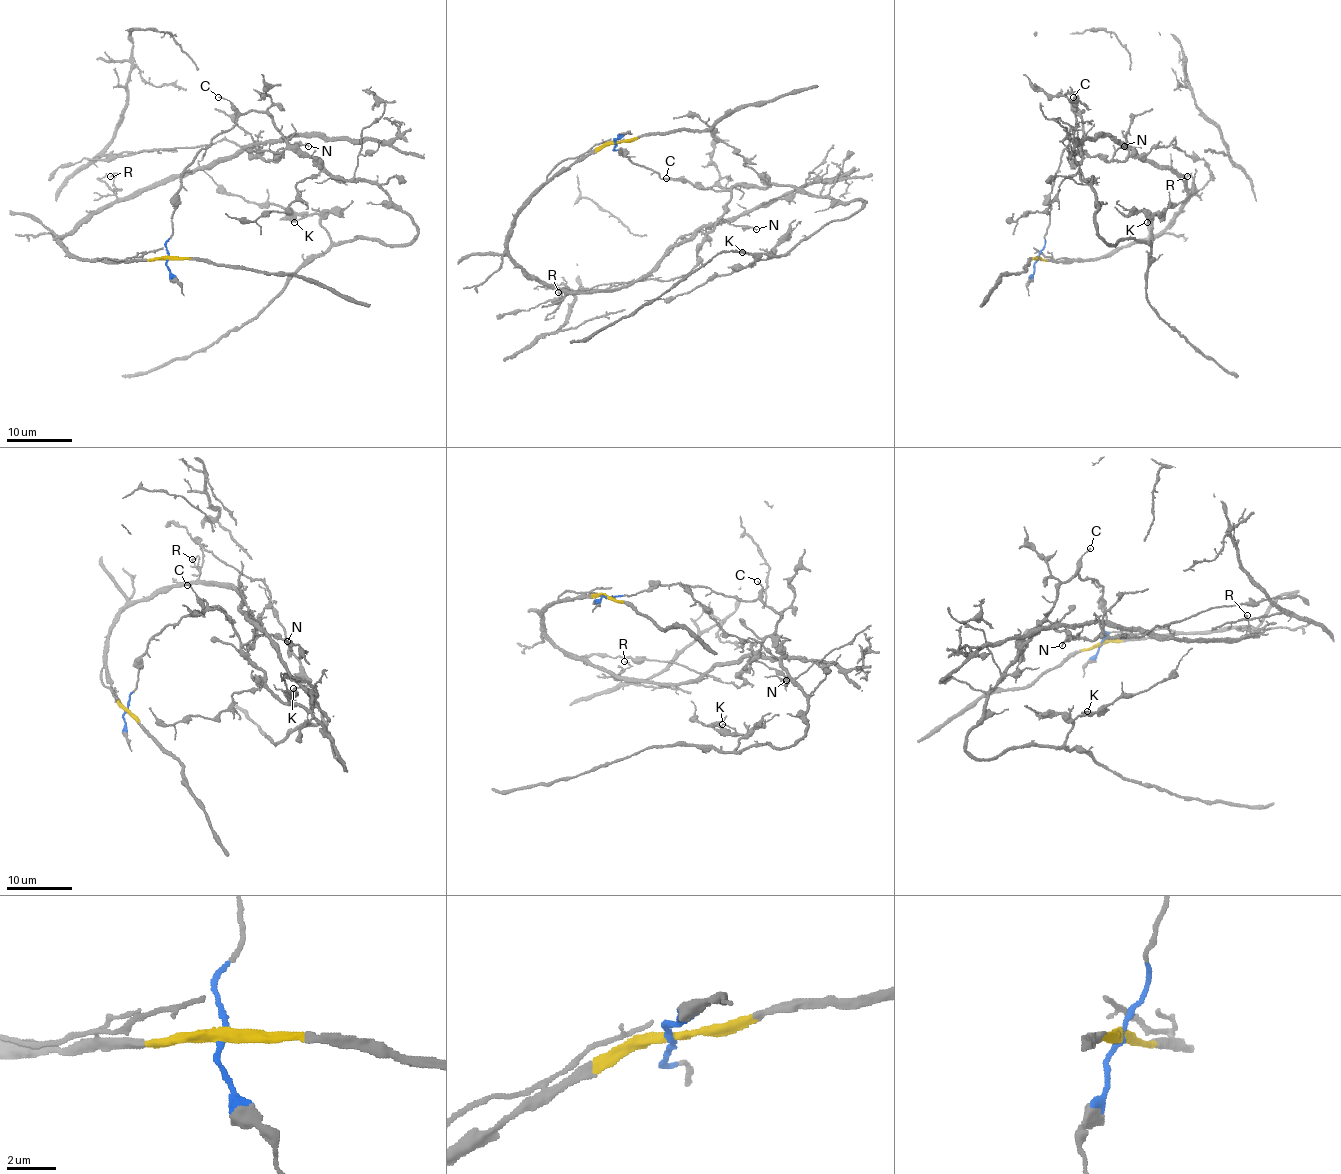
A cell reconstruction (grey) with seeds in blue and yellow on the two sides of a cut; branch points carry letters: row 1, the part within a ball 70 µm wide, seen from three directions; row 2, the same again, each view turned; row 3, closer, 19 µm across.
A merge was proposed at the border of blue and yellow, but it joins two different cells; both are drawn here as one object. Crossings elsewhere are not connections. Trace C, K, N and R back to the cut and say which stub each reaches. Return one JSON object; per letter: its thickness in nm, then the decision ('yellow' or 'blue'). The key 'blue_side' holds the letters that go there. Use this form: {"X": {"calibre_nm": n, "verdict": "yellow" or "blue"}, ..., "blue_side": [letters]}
{"C": {"calibre_nm": 120, "verdict": "blue"}, "K": {"calibre_nm": 120, "verdict": "blue"}, "N": {"calibre_nm": 170, "verdict": "blue"}, "R": {"calibre_nm": 120, "verdict": "yellow"}, "blue_side": ["C", "K", "N"]}

